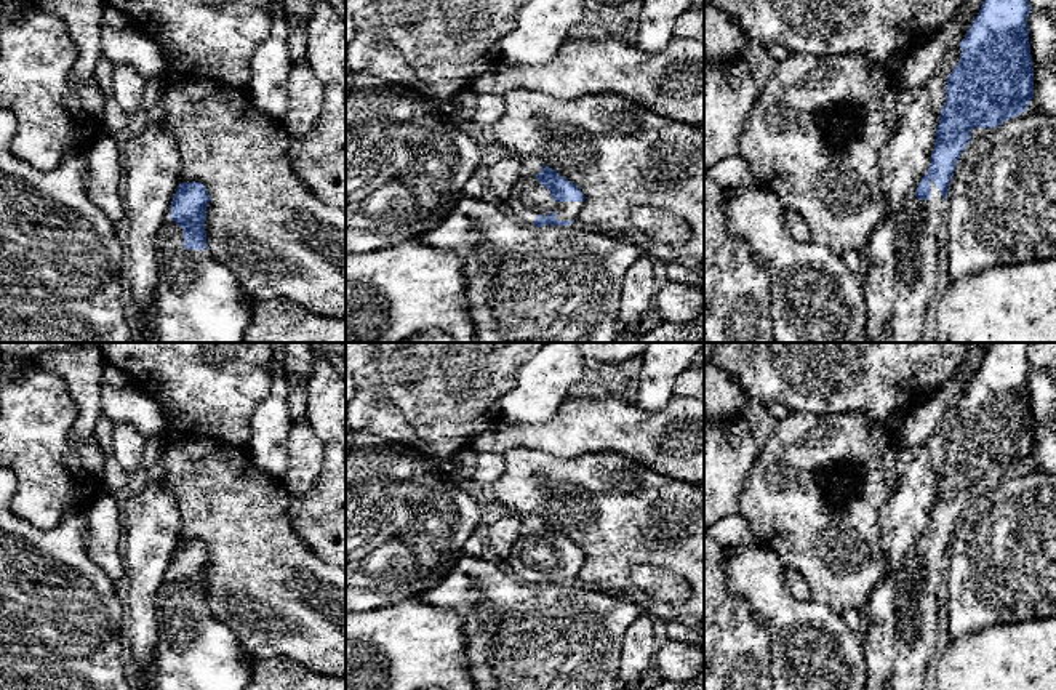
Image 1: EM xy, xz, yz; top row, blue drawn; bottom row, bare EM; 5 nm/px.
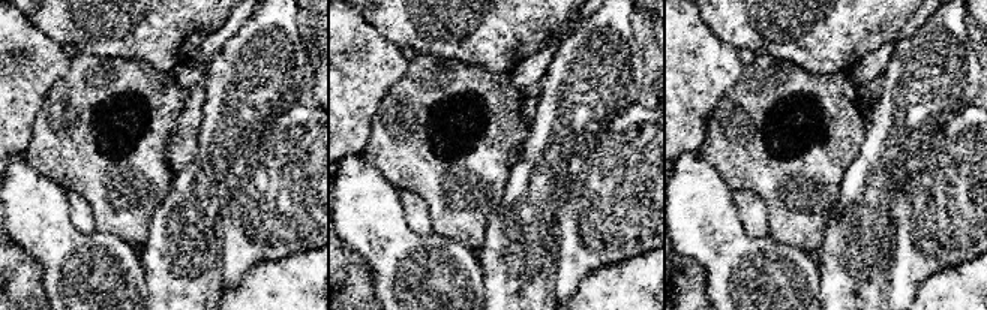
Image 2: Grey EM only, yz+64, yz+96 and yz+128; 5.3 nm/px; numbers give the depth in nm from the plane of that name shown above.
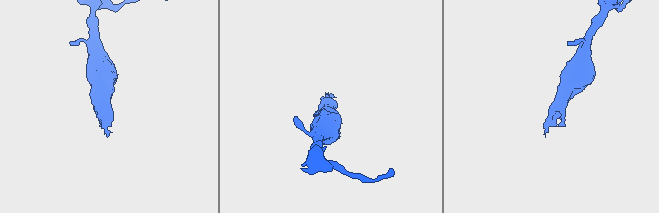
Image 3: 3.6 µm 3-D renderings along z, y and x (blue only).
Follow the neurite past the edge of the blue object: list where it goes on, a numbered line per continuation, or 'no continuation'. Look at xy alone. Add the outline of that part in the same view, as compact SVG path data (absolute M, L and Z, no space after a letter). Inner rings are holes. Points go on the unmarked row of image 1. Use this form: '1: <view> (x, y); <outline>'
1: xy (194, 650); M171 565L165 570L158 584L157 608L157 642L150 655L146 684L150 690L246 690L251 679L253 658L242 648L232 629L216 620L210 608L186 608L184 591L171 576Z

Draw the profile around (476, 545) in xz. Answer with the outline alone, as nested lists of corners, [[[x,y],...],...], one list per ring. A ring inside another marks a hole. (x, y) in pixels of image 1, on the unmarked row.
[[[480,530],[469,536],[464,546],[464,552],[469,556],[482,557],[485,546],[486,546],[486,540],[485,540],[483,532]]]

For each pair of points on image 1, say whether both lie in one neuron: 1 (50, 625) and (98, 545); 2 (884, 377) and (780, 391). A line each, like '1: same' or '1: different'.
1: different
2: same

